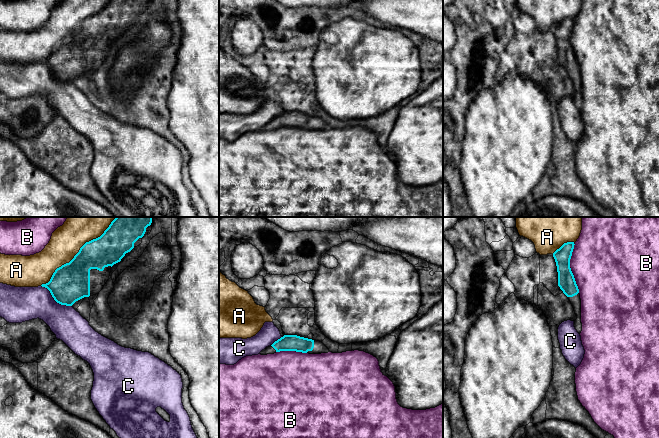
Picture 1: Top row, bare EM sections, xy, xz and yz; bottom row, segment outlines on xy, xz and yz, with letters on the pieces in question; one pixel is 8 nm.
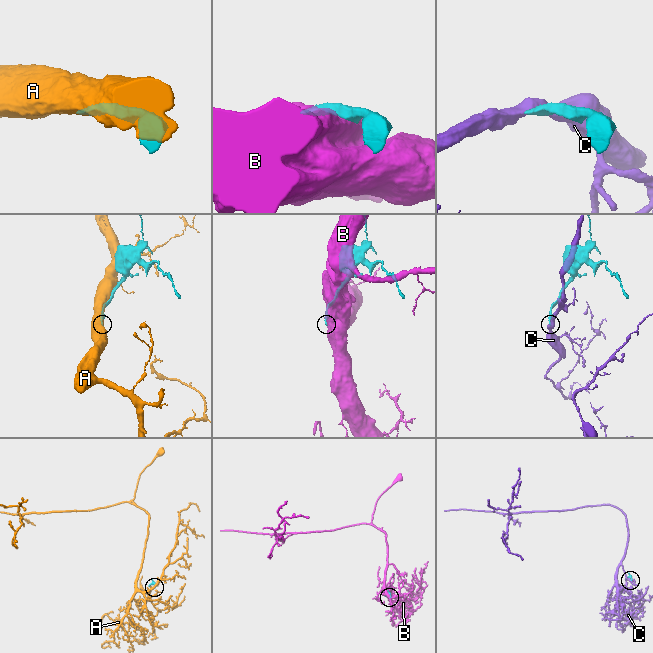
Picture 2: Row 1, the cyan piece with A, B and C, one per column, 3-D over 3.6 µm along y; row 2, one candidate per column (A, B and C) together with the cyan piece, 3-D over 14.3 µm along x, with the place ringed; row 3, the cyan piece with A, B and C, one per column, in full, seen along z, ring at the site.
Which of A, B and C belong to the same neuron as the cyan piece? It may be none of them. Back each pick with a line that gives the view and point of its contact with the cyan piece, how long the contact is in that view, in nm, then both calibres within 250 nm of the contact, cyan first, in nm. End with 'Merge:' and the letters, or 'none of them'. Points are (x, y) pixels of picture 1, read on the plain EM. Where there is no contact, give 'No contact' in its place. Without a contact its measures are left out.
Merge: none of them

